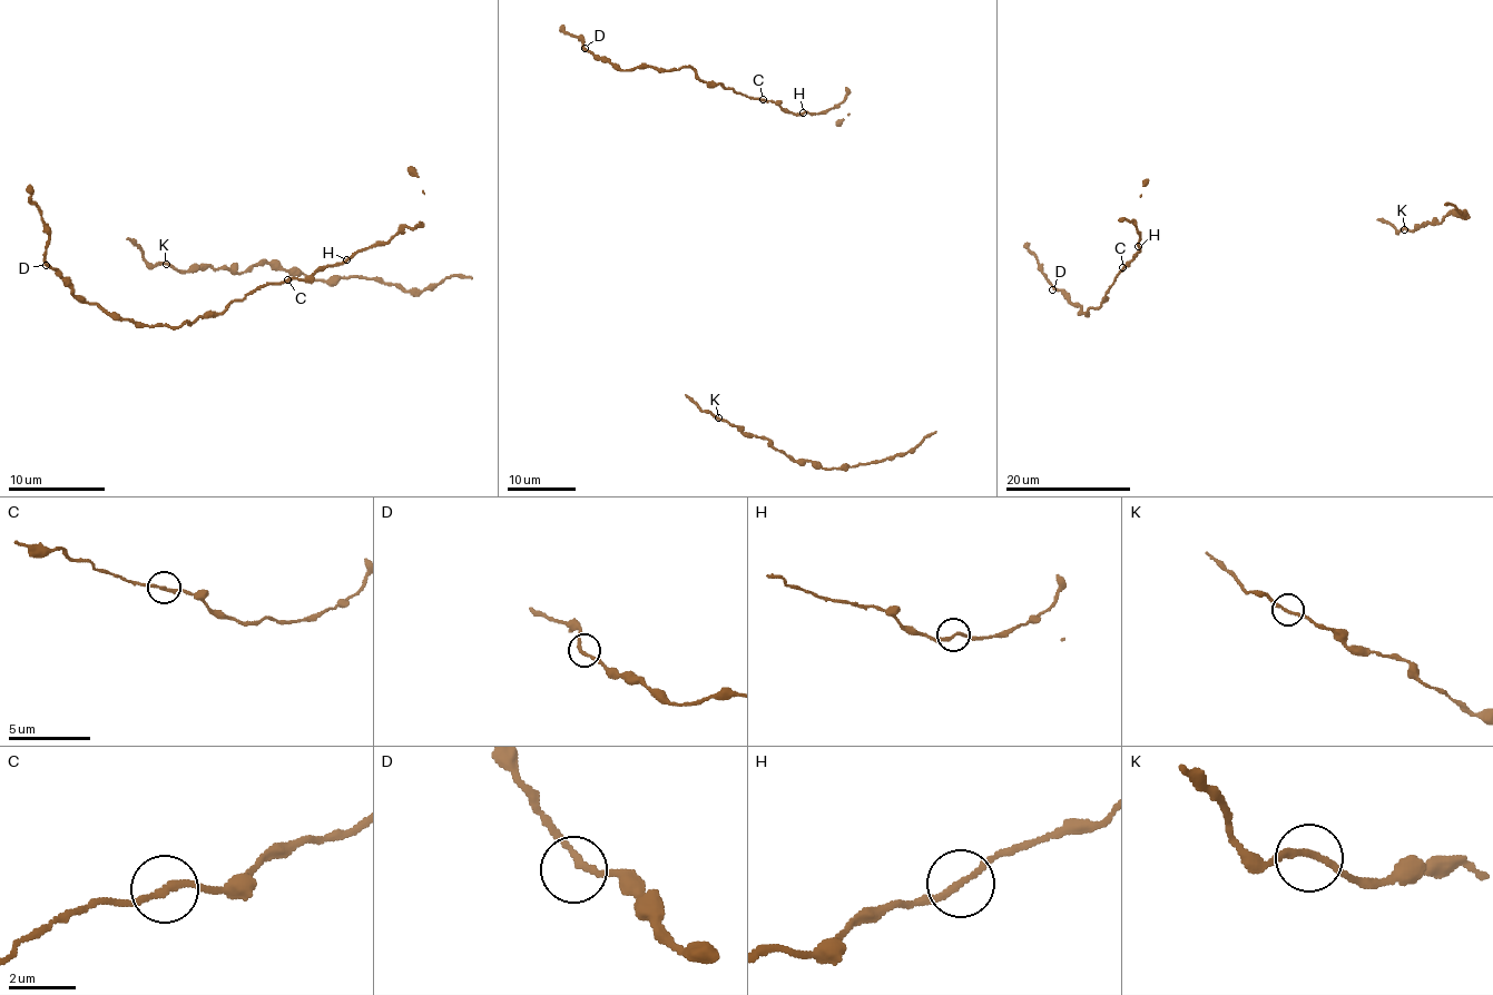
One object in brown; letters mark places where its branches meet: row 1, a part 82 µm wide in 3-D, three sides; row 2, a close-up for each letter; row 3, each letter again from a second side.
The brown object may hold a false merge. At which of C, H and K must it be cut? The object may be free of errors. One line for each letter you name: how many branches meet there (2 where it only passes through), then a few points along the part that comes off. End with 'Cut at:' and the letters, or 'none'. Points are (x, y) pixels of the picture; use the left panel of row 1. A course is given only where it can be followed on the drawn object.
Cut at: none

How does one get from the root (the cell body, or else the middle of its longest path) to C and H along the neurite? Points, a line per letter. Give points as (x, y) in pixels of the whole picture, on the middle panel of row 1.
C: (784, 112), (776, 102), (763, 99)
H: (784, 112), (803, 112)

